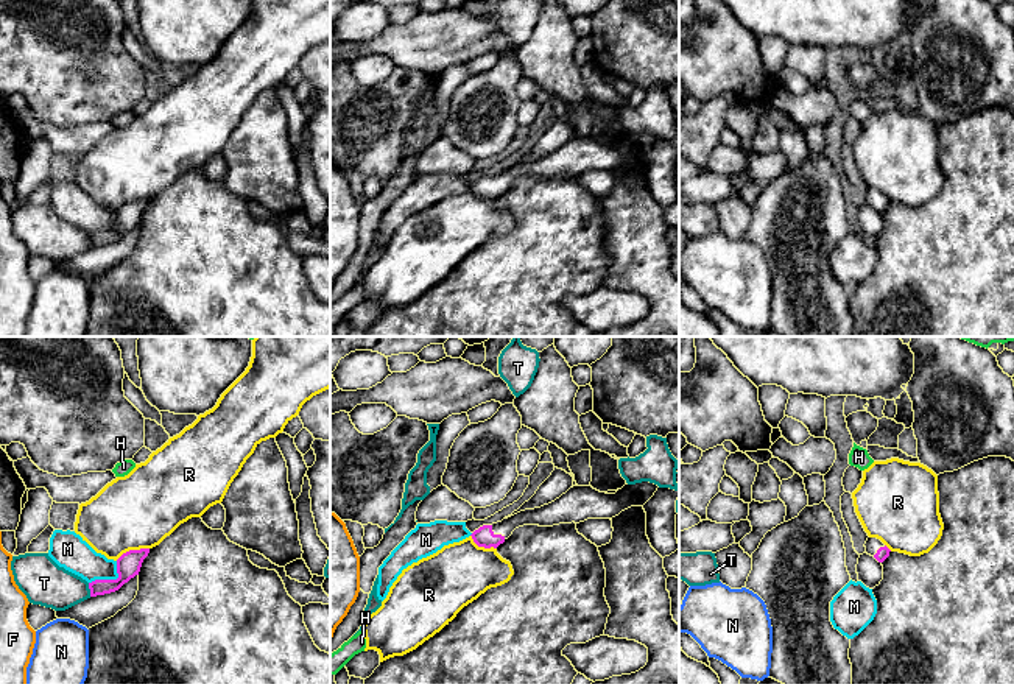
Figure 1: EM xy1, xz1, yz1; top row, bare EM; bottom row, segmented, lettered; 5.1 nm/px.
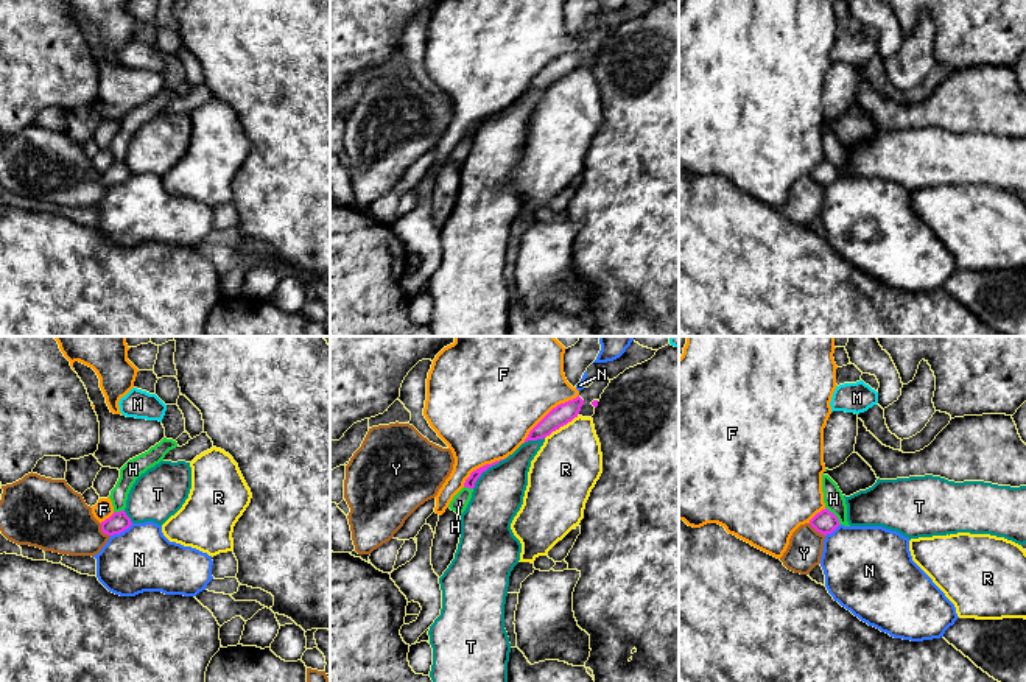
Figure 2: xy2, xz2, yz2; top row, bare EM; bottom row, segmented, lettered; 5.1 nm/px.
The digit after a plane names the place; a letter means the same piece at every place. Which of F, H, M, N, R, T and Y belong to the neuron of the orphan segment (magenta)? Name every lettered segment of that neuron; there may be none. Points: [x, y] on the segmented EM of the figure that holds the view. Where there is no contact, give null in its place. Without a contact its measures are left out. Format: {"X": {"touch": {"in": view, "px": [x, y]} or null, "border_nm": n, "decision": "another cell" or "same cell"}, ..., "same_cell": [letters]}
{"F": {"touch": {"in": "xz2", "px": [548, 413]}, "border_nm": 380, "decision": "another cell"}, "H": {"touch": {"in": "yz2", "px": [835, 516]}, "border_nm": 120, "decision": "another cell"}, "M": {"touch": {"in": "xy1", "px": [111, 580]}, "border_nm": 190, "decision": "another cell"}, "N": {"touch": {"in": "xy2", "px": [122, 531]}, "border_nm": 140, "decision": "another cell"}, "R": {"touch": {"in": "xy1", "px": [131, 550]}, "border_nm": 190, "decision": "another cell"}, "T": {"touch": {"in": "xz2", "px": [486, 469]}, "border_nm": 240, "decision": "another cell"}, "Y": {"touch": {"in": "xy2", "px": [103, 531]}, "border_nm": 90, "decision": "another cell"}, "same_cell": []}

